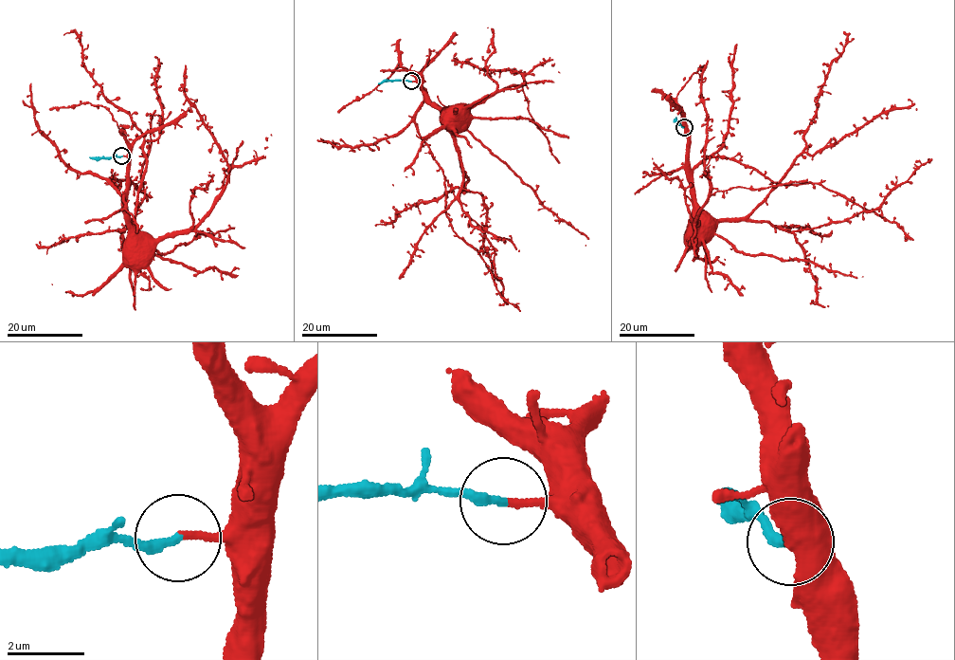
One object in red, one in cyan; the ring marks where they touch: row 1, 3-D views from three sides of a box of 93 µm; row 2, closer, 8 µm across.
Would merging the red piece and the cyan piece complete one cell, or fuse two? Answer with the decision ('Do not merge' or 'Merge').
Do not merge

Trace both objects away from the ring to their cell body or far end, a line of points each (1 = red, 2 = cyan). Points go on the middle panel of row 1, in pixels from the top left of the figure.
1: (411, 82), (420, 85), (449, 124), (454, 119)
2: (411, 82), (378, 83)

